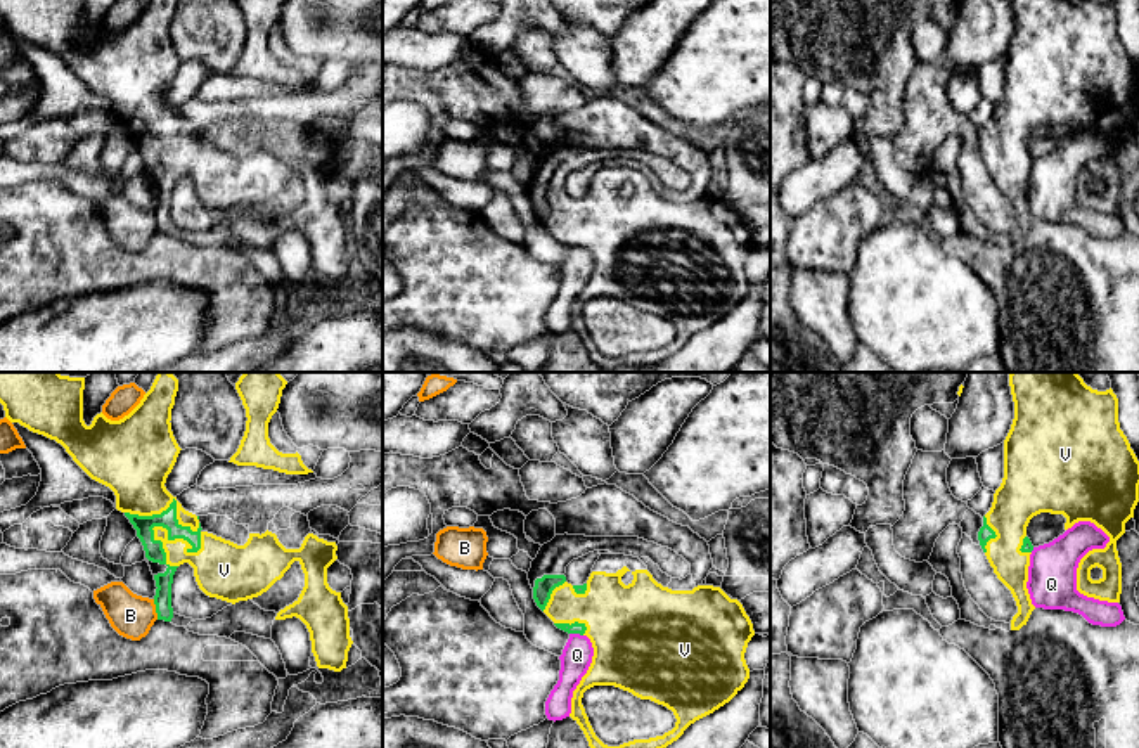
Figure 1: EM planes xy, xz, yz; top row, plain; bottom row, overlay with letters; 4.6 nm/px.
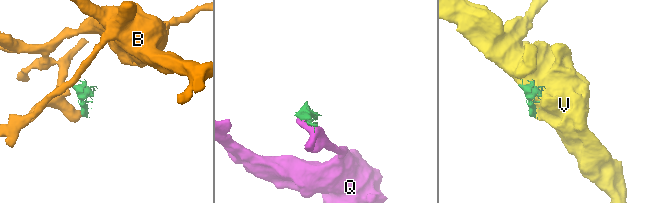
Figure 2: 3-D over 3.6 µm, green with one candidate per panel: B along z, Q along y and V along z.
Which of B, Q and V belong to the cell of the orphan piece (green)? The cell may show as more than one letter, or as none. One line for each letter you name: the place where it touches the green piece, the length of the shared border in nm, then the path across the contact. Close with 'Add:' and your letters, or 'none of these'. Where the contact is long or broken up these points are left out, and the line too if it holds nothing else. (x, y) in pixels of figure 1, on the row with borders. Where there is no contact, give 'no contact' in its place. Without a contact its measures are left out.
V: contact xy (175, 506); length 400 nm
Add: V

